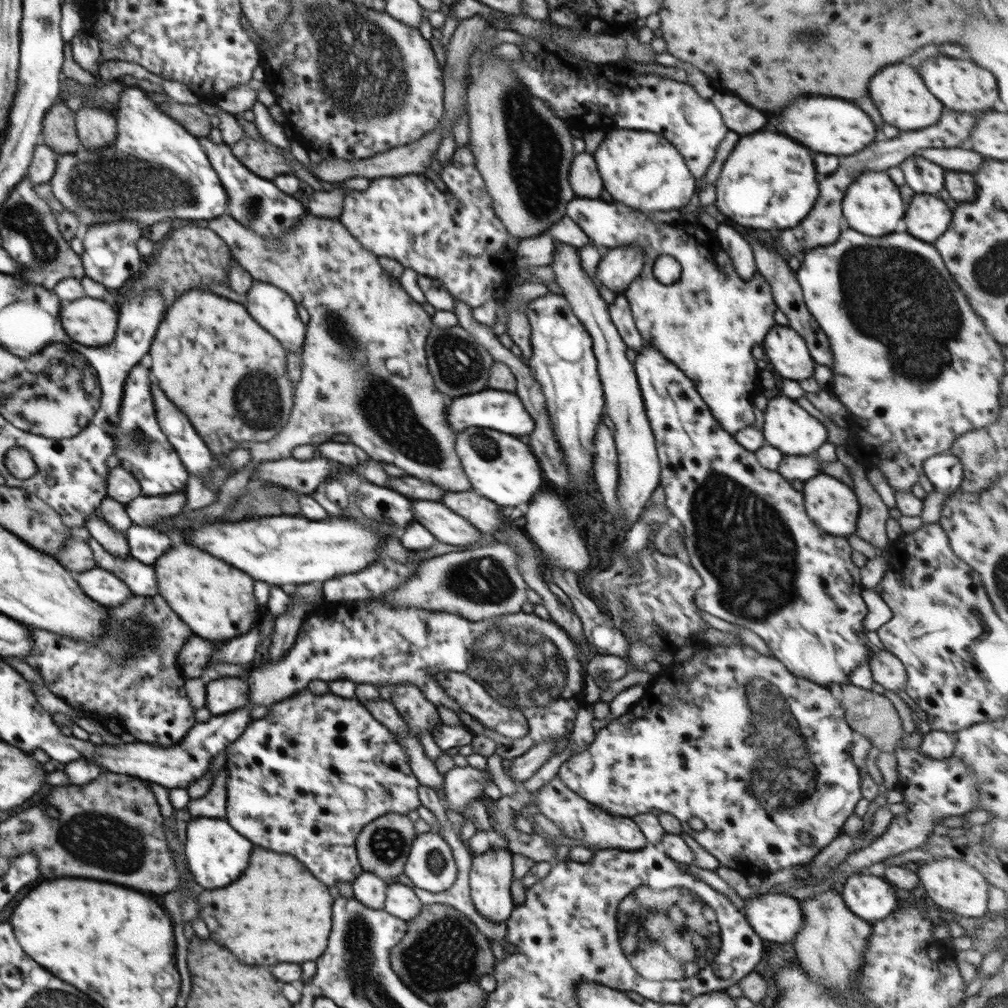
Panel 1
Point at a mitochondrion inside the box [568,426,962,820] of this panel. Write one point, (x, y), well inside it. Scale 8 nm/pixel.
(741, 540)

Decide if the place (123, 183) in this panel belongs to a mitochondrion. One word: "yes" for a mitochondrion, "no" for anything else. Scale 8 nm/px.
yes

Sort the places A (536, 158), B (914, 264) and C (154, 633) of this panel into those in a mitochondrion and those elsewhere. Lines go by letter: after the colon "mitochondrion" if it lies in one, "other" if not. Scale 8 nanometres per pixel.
A: mitochondrion
B: mitochondrion
C: mitochondrion

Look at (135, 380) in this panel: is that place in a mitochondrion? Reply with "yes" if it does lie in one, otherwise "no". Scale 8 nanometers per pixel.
no

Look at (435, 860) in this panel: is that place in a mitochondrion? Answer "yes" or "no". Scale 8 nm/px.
yes

